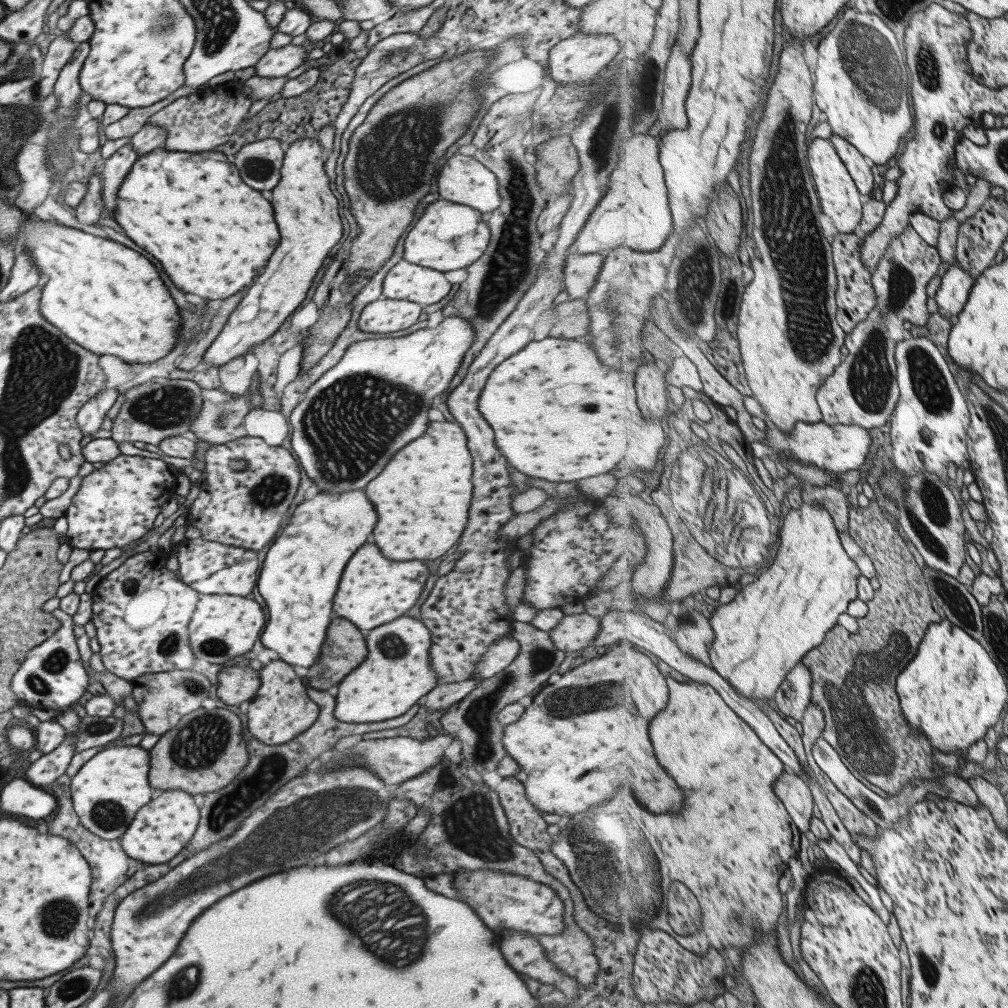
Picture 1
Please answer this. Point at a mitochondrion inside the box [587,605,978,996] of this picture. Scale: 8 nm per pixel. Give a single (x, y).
(856, 730)

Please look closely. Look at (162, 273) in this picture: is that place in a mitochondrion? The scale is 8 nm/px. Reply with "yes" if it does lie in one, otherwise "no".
no

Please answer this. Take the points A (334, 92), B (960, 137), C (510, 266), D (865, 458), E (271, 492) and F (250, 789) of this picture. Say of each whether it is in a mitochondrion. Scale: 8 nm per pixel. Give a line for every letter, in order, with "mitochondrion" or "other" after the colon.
A: other
B: other
C: mitochondrion
D: other
E: mitochondrion
F: mitochondrion

